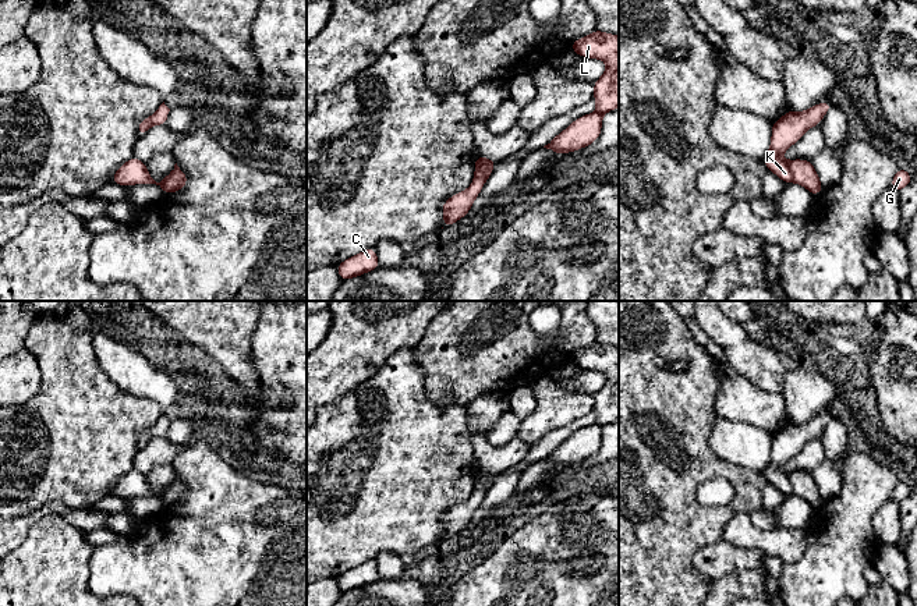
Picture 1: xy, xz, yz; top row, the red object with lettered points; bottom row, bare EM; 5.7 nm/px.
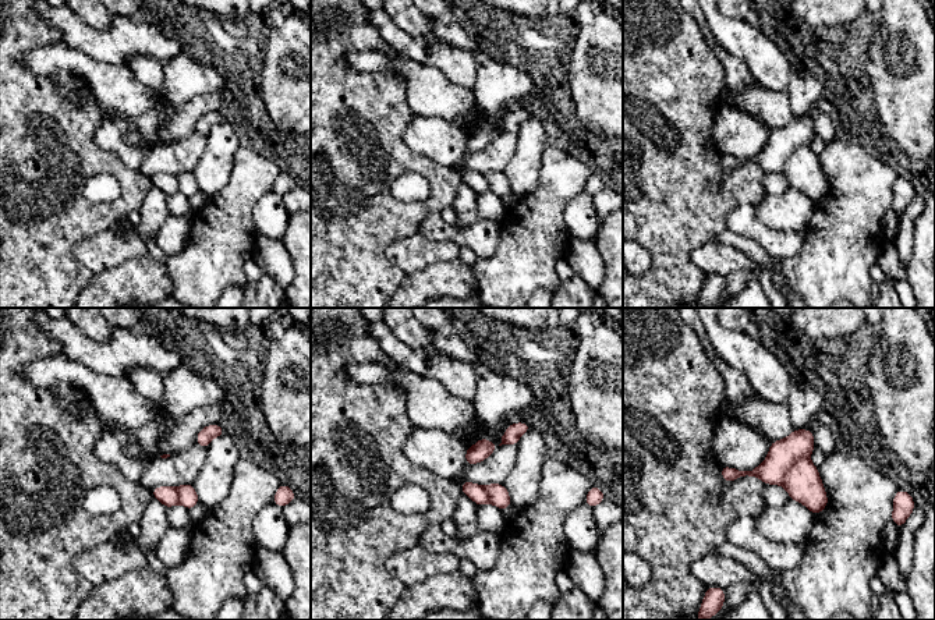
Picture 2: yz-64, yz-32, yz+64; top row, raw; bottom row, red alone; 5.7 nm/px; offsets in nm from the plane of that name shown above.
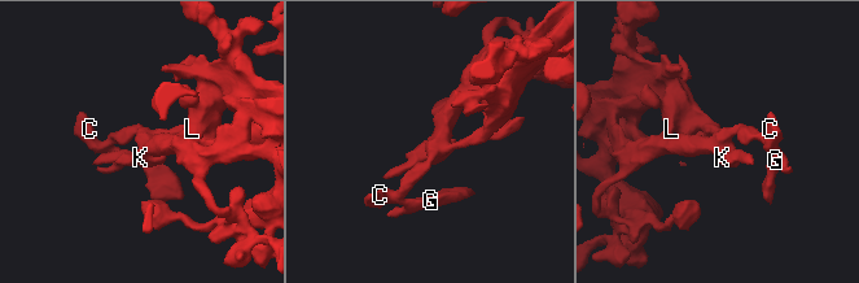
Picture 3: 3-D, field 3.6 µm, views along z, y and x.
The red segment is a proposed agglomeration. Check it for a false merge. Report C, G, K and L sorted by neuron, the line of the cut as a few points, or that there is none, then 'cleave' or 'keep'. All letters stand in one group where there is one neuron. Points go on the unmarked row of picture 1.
C G K L | no cut | keep

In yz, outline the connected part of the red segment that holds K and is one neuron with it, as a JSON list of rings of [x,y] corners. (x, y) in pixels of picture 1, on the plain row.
[[[826,412],[814,417],[806,424],[787,422],[782,430],[772,435],[772,449],[764,475],[768,483],[776,486],[785,496],[796,495],[810,503],[814,508],[824,499],[811,472],[783,472],[782,467],[812,439],[818,437],[828,422],[833,418]]]

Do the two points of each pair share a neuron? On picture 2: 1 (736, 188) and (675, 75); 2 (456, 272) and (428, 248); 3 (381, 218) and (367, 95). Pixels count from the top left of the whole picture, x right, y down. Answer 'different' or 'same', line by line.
1: same
2: different
3: same

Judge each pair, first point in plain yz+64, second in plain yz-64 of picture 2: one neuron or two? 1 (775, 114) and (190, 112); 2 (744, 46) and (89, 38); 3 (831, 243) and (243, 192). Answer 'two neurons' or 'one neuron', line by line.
1: two neurons
2: two neurons
3: one neuron

